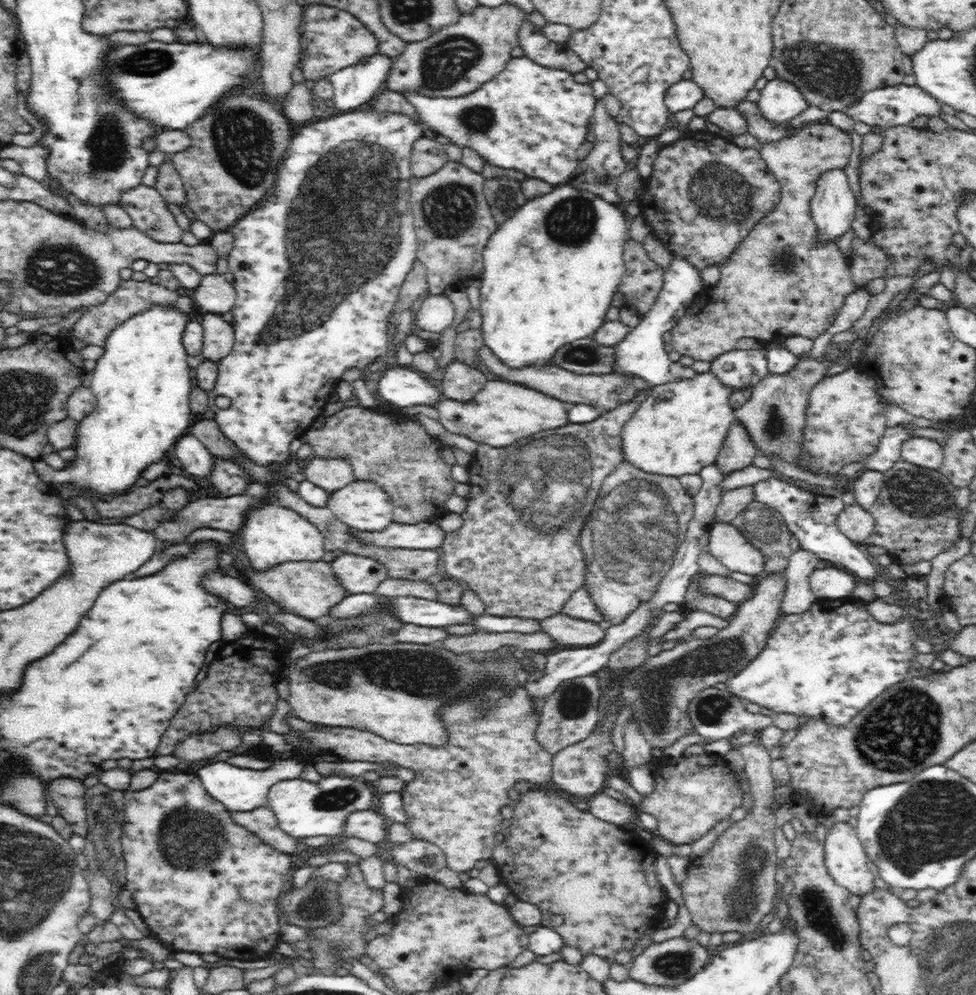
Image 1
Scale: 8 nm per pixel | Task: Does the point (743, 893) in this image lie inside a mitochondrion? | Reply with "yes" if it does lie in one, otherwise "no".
yes

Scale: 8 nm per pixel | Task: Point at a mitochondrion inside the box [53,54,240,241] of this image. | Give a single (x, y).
(107, 144)

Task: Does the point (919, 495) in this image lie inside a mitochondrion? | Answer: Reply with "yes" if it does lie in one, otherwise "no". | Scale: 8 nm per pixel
yes

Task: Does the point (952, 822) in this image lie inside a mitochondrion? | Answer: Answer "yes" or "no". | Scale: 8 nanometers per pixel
yes

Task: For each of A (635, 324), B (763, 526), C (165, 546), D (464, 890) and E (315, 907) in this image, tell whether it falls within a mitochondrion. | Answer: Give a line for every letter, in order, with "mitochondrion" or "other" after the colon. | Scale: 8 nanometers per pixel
A: other
B: mitochondrion
C: other
D: other
E: mitochondrion

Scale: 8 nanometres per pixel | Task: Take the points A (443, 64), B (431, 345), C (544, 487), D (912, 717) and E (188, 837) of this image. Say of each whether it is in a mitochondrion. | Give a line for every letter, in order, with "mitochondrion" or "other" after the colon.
A: mitochondrion
B: other
C: mitochondrion
D: mitochondrion
E: mitochondrion

